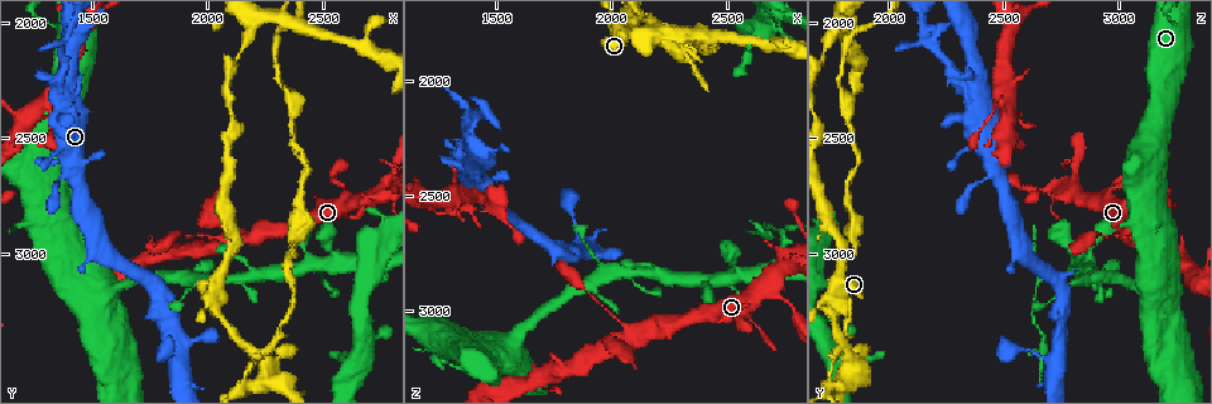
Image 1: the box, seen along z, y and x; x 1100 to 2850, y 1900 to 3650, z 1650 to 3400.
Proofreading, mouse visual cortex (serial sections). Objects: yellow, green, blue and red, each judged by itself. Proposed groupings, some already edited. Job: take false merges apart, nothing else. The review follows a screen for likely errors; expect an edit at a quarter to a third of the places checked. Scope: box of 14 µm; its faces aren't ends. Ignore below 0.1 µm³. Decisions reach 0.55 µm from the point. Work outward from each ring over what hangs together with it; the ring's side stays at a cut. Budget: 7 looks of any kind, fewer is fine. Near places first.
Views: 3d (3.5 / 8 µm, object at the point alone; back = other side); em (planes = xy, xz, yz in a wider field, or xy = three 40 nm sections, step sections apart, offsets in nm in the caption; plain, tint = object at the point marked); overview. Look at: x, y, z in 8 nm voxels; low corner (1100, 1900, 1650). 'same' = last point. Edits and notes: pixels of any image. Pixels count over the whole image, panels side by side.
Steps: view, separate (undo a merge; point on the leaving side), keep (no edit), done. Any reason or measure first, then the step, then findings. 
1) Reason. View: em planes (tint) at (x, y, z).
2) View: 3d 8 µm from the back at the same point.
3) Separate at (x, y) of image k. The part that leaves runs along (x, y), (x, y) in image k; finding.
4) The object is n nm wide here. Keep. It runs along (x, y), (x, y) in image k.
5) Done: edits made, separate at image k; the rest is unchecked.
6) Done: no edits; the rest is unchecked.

Calibre changes. View: 3d 3.5 µm from the back at (1560, 3180, 3120).

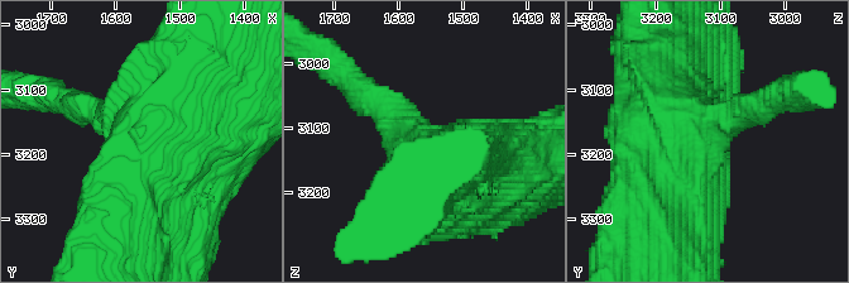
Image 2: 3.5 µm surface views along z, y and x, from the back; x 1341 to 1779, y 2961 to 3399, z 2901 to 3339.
Now the EM. View: em xy step 5 (tint) at the same point.

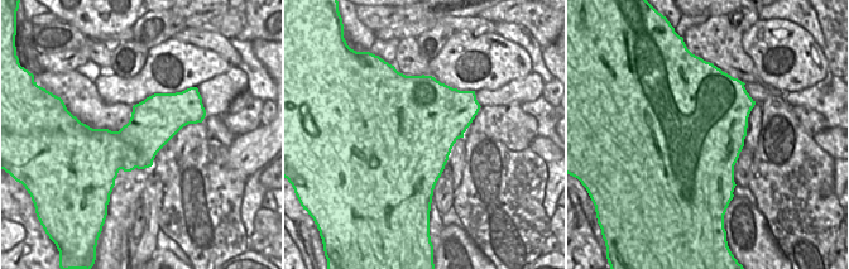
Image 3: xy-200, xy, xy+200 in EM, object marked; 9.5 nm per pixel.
Keep. It runs along (192, 91), (153, 134), (130, 235) in image 2; continuous, no second cell.

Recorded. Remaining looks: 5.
Sharp bend. View: 3d 8 µm at (1960, 3120, 2850).

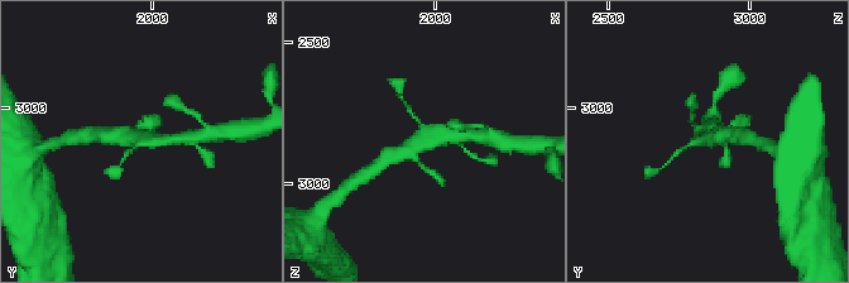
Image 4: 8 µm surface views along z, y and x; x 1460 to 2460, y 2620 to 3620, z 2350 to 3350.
View: em xy step 2 (tint) at (1960, 3100, 2850).

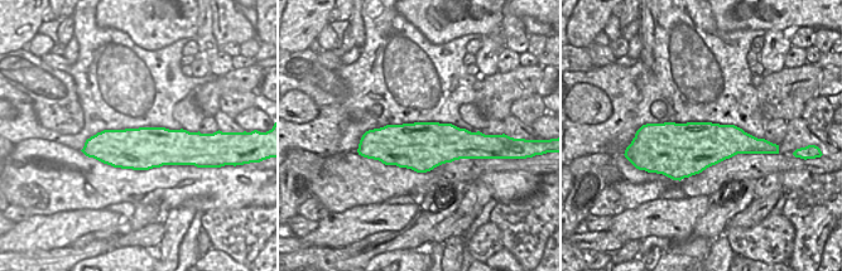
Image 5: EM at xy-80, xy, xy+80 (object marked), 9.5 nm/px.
Keep. It runs along (392, 154), (437, 137), (461, 137) in image 4; continuous, no second cell.

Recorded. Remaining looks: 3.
Three arms meet. View: 3d 3.5 µm at (2750, 3100, 2670).

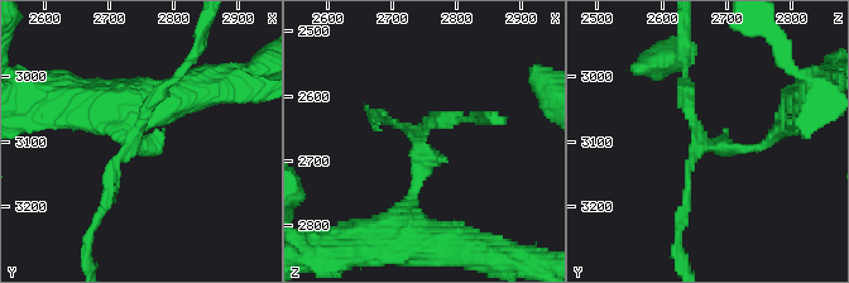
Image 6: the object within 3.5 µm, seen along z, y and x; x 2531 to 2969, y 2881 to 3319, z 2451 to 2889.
Need the tissue. View: em xy step 2 (plain) at (2745, 3110, 2670).

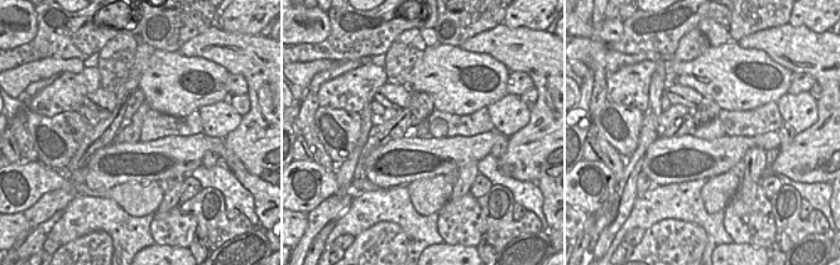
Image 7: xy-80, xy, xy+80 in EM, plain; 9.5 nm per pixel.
View: em xy step 2 (tint) at the same point.

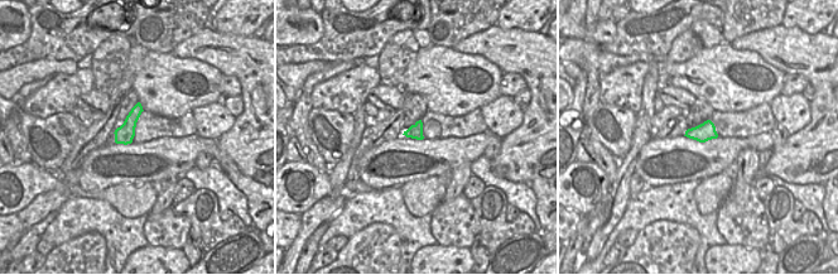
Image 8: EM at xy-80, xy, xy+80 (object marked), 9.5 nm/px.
The arms are 100, 150, 200 nm wide. Separate at (111, 190) of image 6. The part that leaves runs along (132, 147), (111, 166), (89, 259) in image 6; two cells meet here.

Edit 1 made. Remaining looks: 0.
Done: edits made, separate at image 6; the rest is unchecked.

